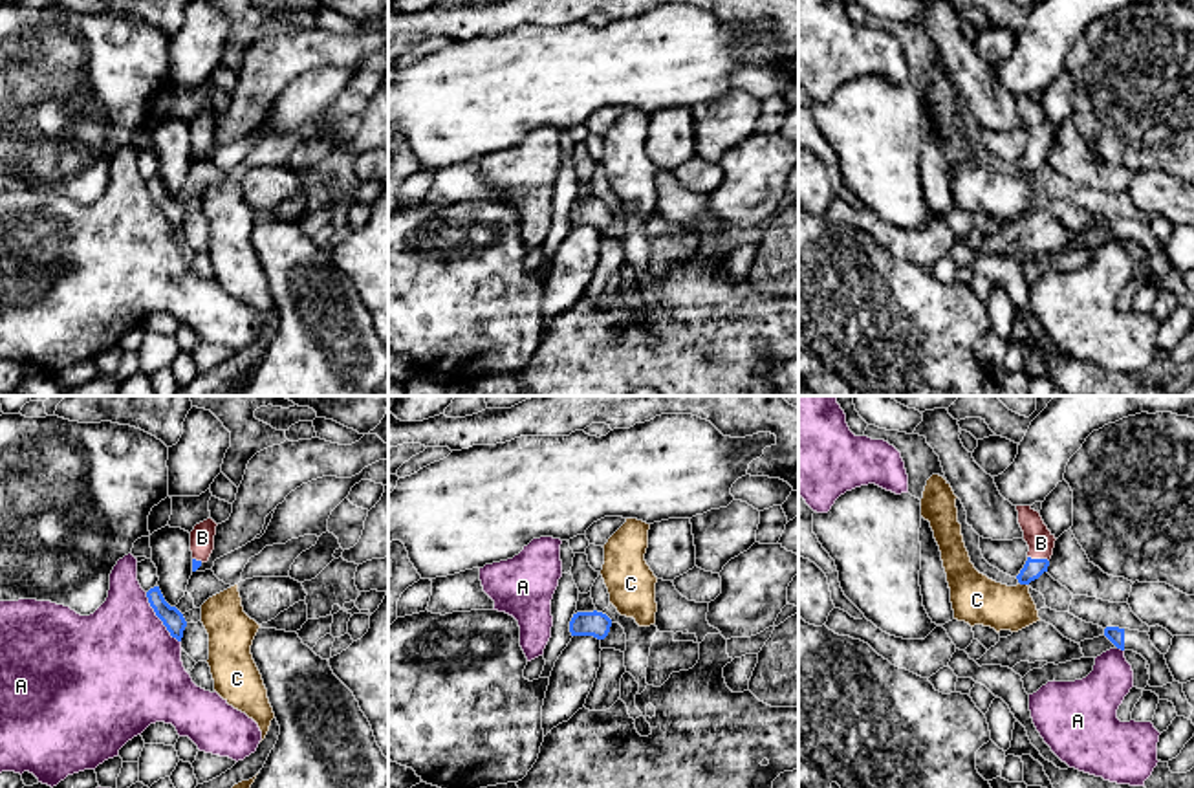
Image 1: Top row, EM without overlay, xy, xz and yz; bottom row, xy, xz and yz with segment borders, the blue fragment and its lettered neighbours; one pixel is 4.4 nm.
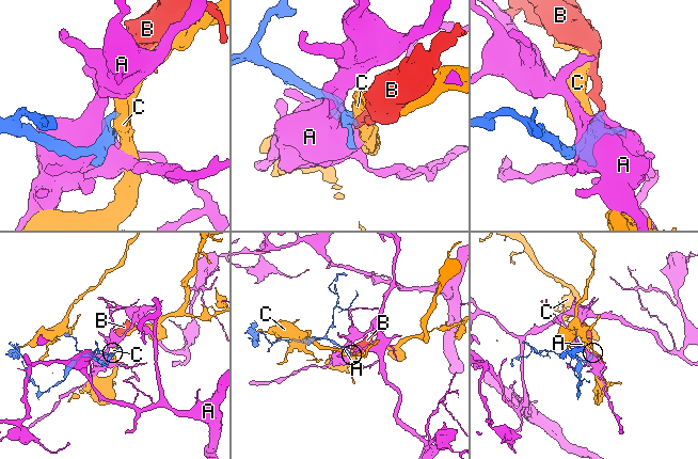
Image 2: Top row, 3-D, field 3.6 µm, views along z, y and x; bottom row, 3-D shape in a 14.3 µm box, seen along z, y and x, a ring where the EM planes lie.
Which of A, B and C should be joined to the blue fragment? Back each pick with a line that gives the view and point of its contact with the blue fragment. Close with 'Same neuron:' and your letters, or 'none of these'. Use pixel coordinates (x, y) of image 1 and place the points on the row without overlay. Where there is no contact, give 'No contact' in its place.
B: Touches blue at yz (1039, 149)
Same neuron: B

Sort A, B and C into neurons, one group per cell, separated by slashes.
A / B / C

